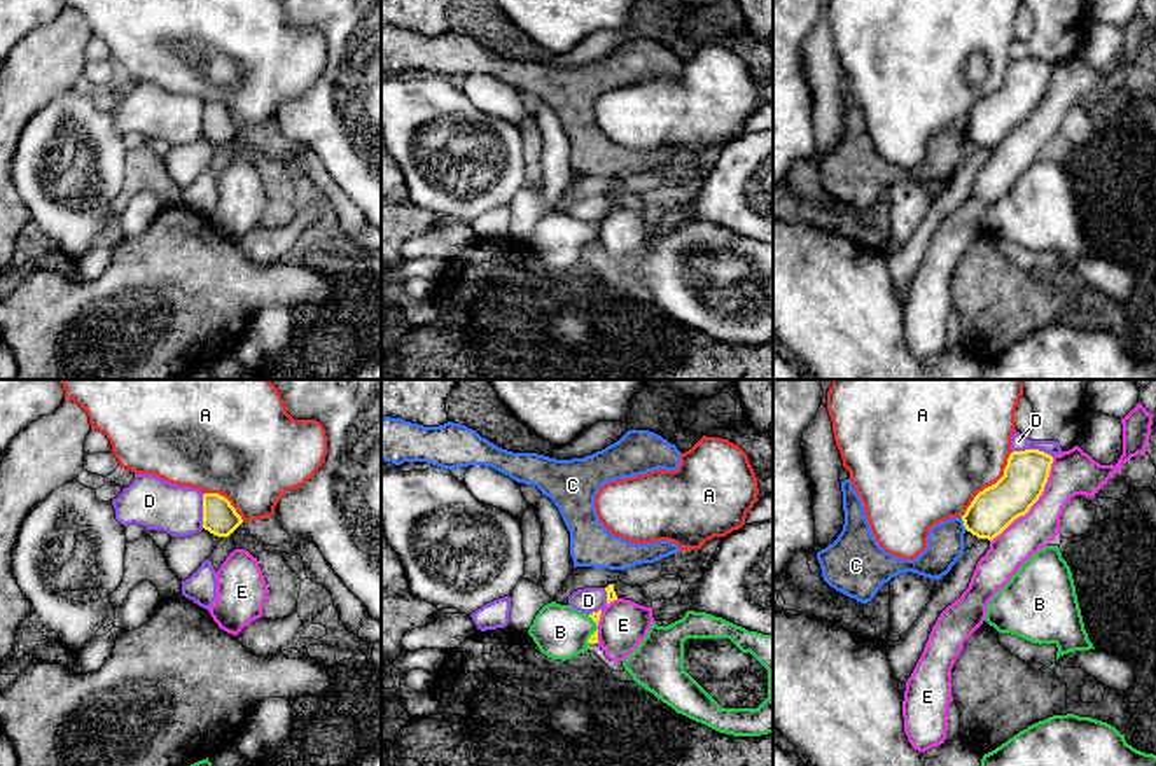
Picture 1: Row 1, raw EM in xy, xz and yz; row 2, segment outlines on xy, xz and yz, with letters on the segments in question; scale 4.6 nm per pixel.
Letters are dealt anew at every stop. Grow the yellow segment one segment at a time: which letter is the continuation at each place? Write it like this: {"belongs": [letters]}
{"belongs": []}

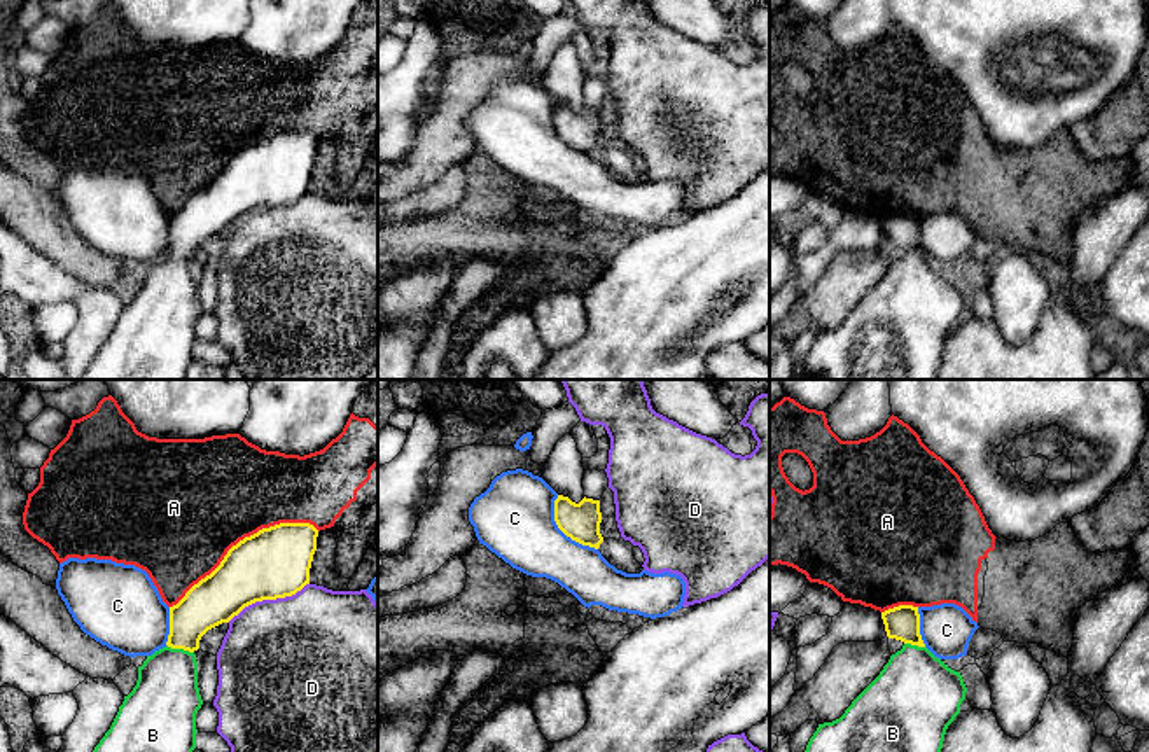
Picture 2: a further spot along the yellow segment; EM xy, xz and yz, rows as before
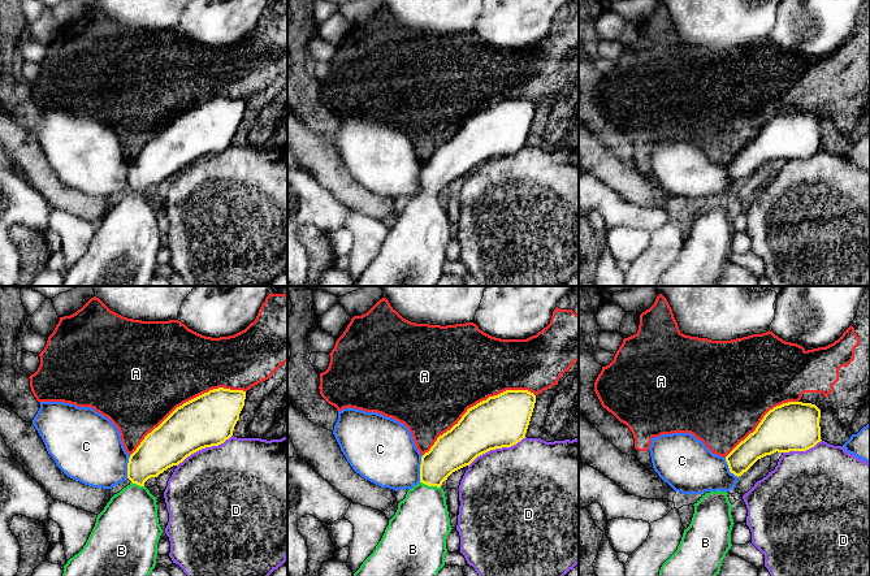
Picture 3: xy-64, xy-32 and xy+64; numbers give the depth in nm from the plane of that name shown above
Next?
{"belongs": ["B"]}

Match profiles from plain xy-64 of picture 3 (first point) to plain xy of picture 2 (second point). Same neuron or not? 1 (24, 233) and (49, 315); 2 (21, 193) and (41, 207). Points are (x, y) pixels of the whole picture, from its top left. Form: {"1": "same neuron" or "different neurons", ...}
{"1": "different neurons", "2": "different neurons"}

